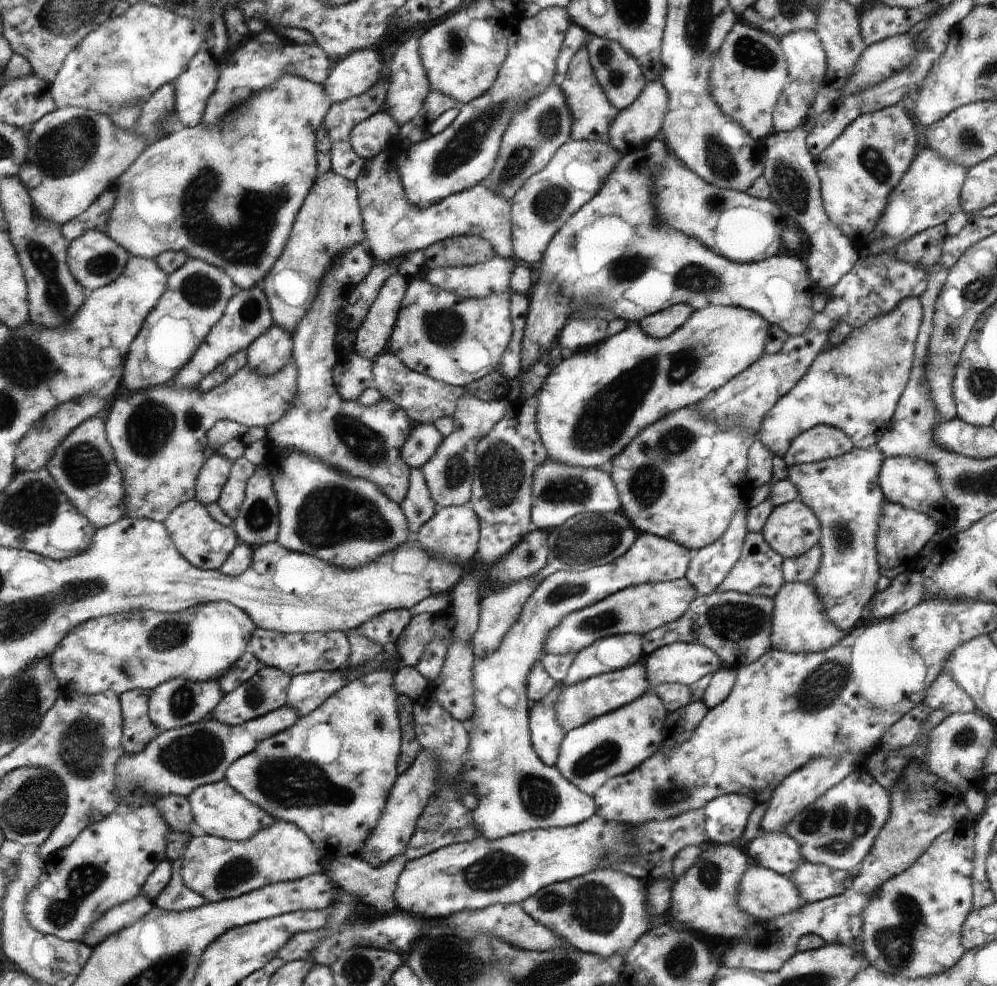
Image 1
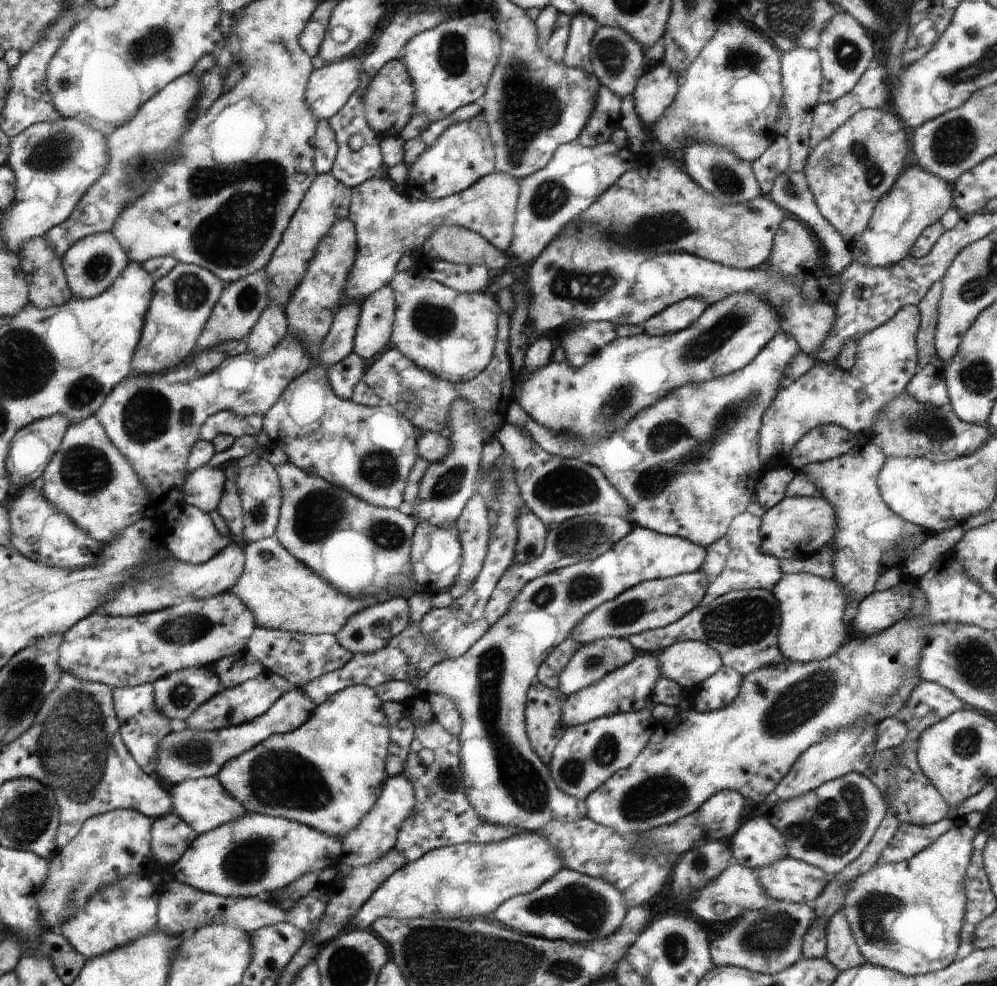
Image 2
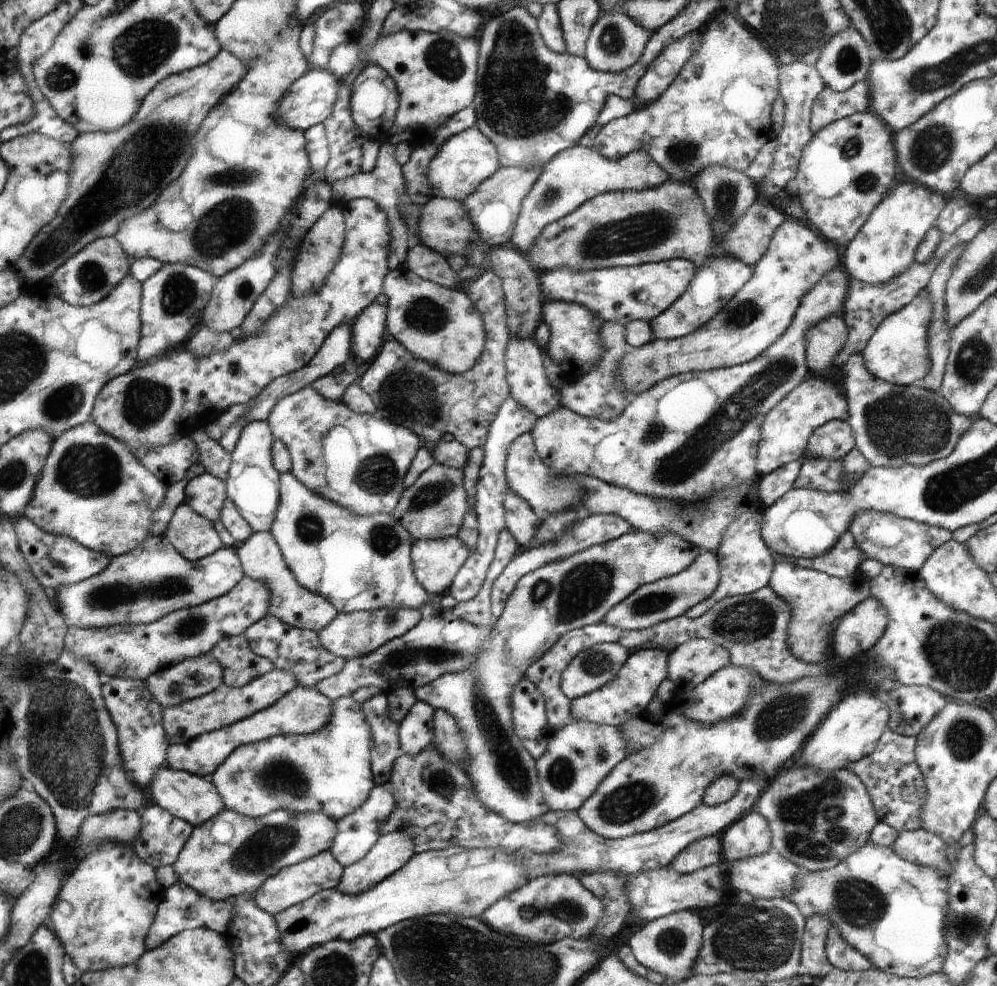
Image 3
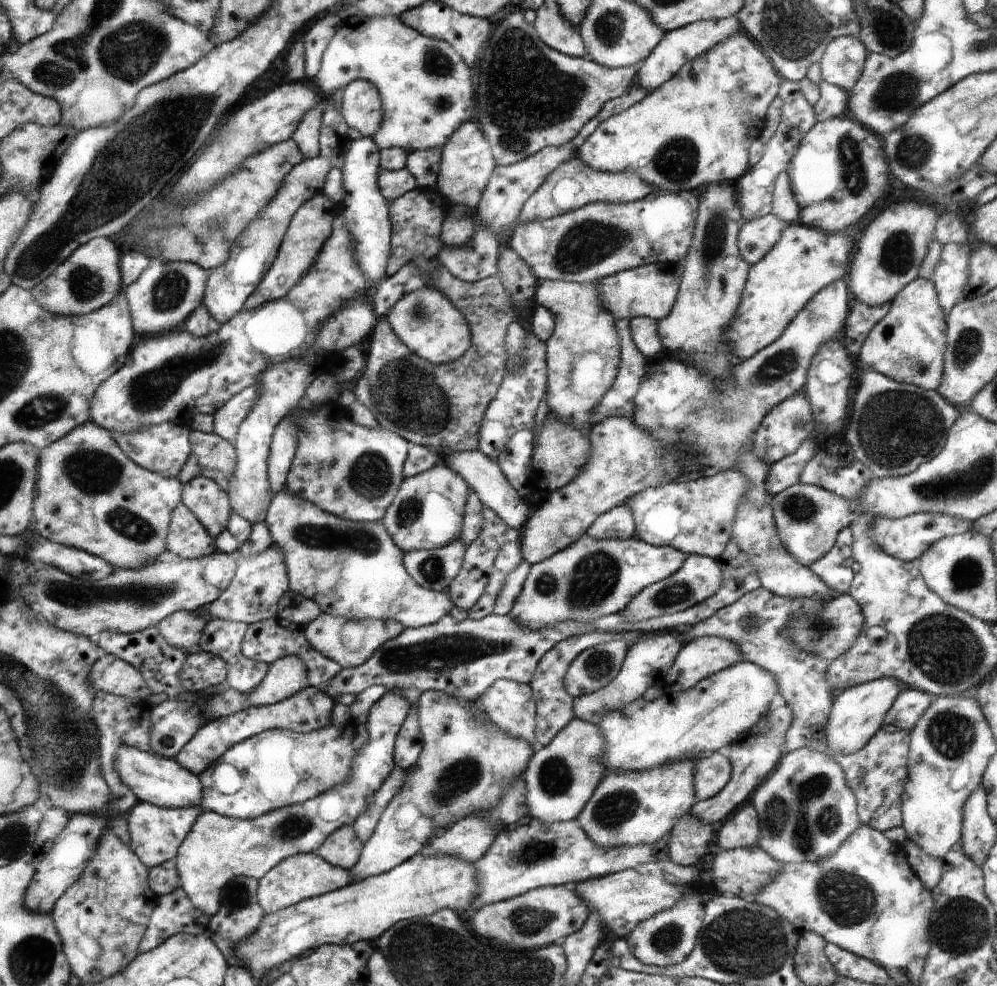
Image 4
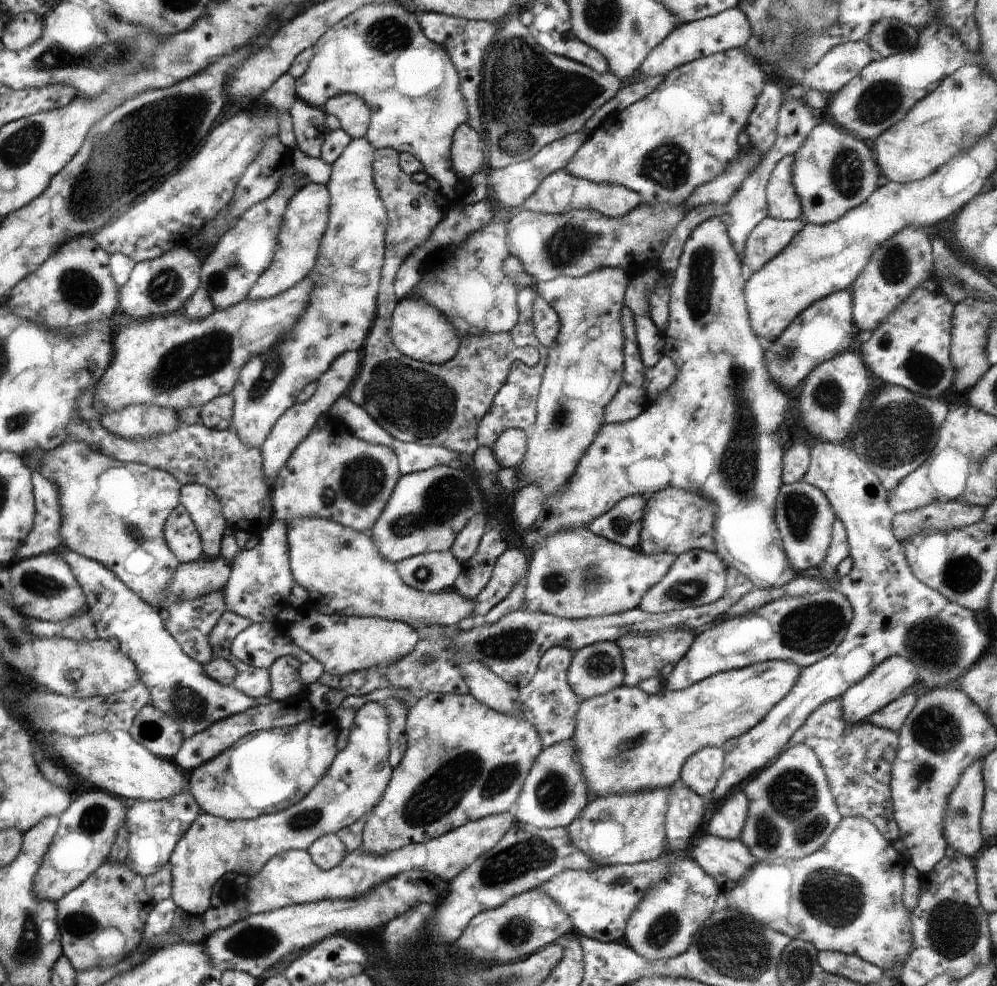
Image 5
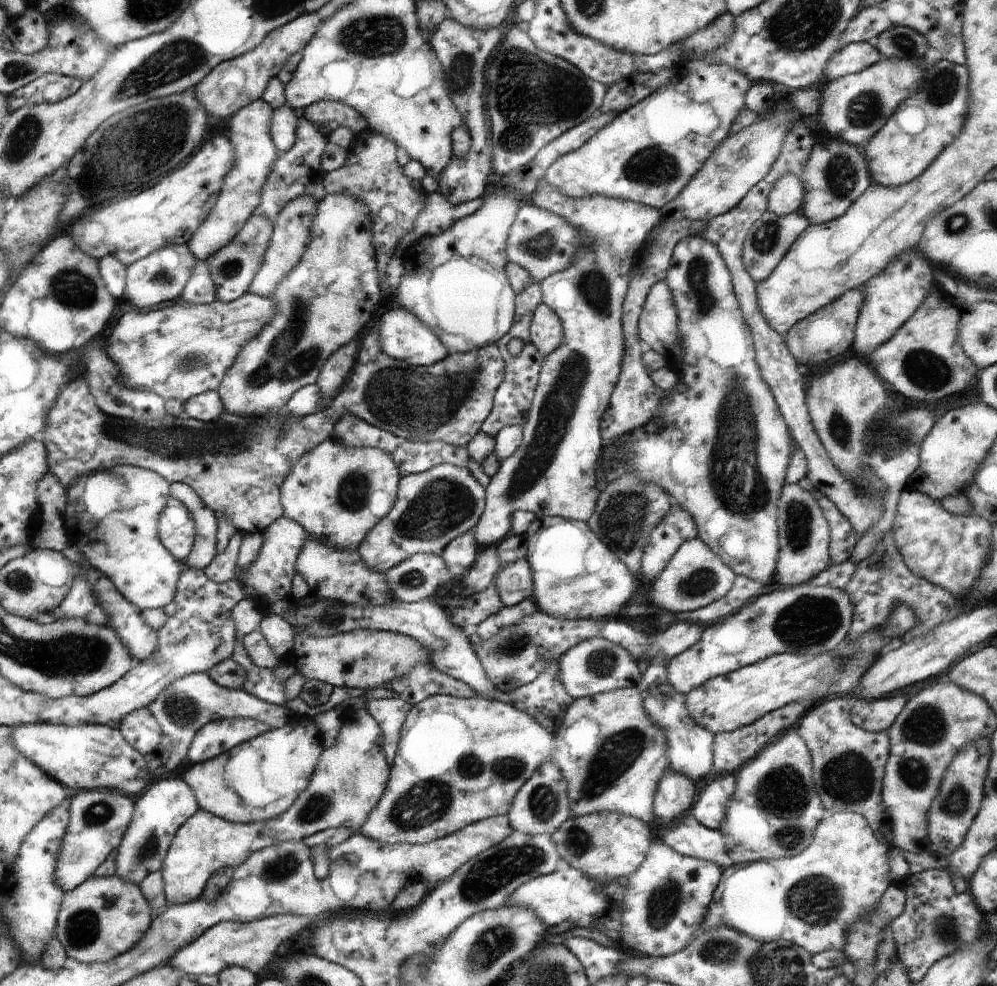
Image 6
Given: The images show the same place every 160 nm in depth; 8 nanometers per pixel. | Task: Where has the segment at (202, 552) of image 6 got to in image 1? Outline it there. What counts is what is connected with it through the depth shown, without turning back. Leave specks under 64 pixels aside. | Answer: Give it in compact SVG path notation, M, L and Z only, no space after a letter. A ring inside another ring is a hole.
M212 454L206 458L197 476L196 499L206 507L220 500L230 471L230 462L224 455Z

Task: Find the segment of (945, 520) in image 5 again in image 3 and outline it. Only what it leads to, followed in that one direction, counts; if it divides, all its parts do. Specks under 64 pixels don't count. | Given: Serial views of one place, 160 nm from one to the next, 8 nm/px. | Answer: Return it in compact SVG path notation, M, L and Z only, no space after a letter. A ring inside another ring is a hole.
M861 510L849 526L848 533L853 534L864 560L871 558L879 560L883 565L895 565L915 571L921 569L924 561L935 548L953 538L952 533L946 529L931 527L877 510Z

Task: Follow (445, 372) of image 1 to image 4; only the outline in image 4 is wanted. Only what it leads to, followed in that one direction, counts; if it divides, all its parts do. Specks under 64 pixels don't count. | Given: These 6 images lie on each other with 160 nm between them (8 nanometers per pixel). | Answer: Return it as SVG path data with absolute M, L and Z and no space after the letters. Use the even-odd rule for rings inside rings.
M424 284L422 289L414 290L402 296L386 316L396 336L413 354L427 362L440 365L455 362L463 357L472 345L472 332L469 322L453 302L436 290L432 285Z

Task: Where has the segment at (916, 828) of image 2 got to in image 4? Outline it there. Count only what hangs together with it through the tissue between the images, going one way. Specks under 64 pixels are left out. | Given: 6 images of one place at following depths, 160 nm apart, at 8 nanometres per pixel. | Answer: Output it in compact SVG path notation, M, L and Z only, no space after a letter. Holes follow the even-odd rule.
M906 839L906 854L909 855L910 866L916 872L918 879L924 882L929 888L934 888L942 878L942 864L944 861L941 858L934 858L926 854L924 850L916 846L914 842Z

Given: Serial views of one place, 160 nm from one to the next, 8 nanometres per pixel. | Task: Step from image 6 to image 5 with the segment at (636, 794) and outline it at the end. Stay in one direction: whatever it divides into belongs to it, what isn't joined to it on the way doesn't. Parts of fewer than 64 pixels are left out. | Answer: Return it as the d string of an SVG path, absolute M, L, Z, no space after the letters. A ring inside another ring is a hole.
M773 660L745 666L741 669L716 673L679 691L661 692L653 695L638 687L620 685L609 693L581 700L572 740L575 742L582 774L590 782L590 798L616 793L640 793L664 789L680 781L681 770L693 754L706 747L721 748L726 741L748 733L793 690L802 674L796 663Z

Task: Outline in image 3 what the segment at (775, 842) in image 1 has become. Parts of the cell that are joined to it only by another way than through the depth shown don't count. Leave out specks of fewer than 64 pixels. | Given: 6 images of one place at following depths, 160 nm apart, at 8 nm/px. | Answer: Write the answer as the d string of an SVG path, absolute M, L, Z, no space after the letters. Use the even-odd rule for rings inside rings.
M758 811L746 813L720 836L726 860L730 863L772 850L773 833L768 820Z

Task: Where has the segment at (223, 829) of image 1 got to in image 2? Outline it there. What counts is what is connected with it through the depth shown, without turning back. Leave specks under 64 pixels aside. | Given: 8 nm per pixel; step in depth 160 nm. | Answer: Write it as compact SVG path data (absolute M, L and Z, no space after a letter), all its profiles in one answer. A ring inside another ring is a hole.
M217 777L188 779L170 787L173 798L174 814L185 820L197 834L209 833L226 823L233 823L242 818L248 811L235 799Z

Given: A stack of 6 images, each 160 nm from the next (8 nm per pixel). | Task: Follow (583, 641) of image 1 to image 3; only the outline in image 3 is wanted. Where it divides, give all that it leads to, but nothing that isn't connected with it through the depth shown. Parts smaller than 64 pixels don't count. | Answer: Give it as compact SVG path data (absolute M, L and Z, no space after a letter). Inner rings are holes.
M704 551L688 569L673 577L664 577L653 583L645 584L636 589L620 604L613 606L606 618L600 623L616 627L622 631L648 629L659 622L680 617L699 602L712 597L721 580L720 562L715 553Z

